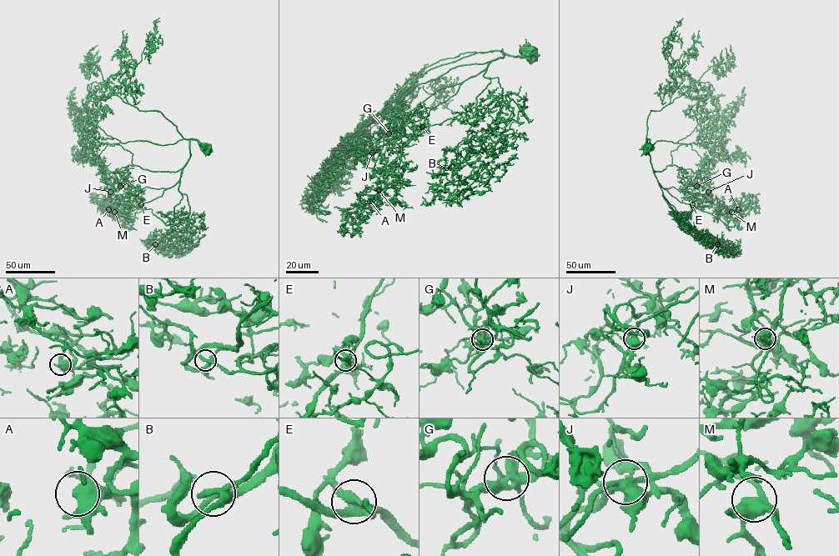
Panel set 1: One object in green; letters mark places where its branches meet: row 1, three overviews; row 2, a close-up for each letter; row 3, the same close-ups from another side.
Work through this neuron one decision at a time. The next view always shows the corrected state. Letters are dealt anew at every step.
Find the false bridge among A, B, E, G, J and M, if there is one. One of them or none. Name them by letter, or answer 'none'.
none

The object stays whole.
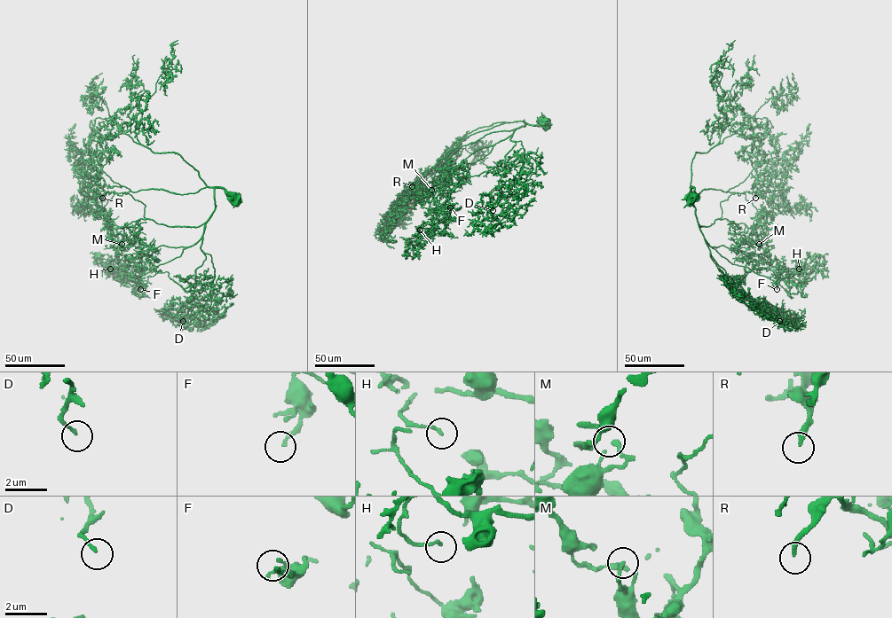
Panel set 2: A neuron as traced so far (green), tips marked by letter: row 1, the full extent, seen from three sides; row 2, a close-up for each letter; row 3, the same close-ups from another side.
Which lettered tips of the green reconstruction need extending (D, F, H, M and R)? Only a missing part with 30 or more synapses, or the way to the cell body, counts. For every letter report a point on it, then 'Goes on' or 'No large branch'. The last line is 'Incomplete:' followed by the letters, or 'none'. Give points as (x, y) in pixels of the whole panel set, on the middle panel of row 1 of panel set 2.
D: Place: (493, 210). Goes on
F: Place: (450, 207). No large branch
H: Place: (420, 230). No large branch
M: Place: (431, 190). No large branch
R: Place: (412, 186). Goes on
Incomplete: D, R

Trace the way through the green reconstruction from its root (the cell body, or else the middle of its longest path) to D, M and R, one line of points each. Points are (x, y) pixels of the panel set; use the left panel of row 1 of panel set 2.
D: (234, 198), (214, 188), (215, 210), (201, 246), (206, 259), (195, 269), (195, 288), (174, 315), (183, 321)
M: (234, 198), (223, 188), (214, 188), (215, 210), (191, 246), (161, 245), (122, 254), (122, 244)
R: (234, 198), (223, 188), (206, 187), (184, 194), (154, 189), (109, 193), (105, 191), (102, 198)

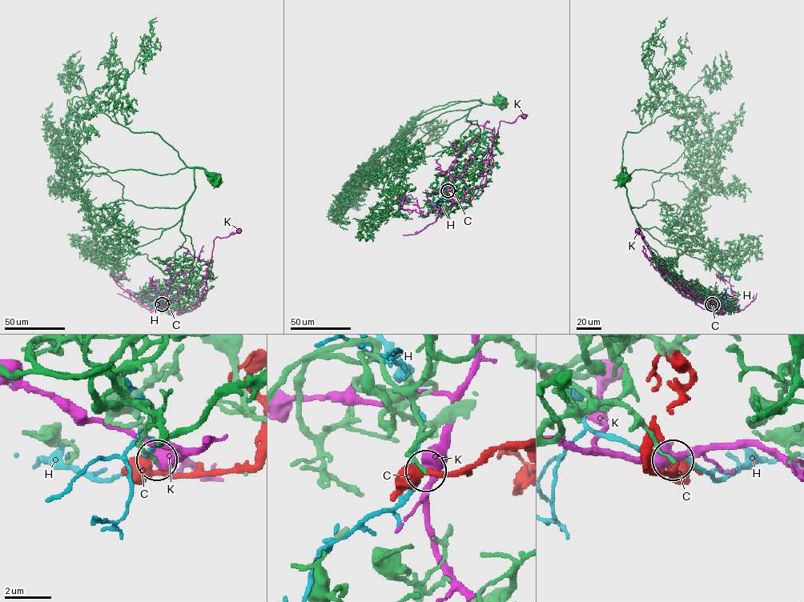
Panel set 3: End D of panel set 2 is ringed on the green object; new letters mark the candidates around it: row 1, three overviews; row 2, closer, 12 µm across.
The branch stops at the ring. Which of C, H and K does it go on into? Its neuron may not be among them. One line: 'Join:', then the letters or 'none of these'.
Join: C

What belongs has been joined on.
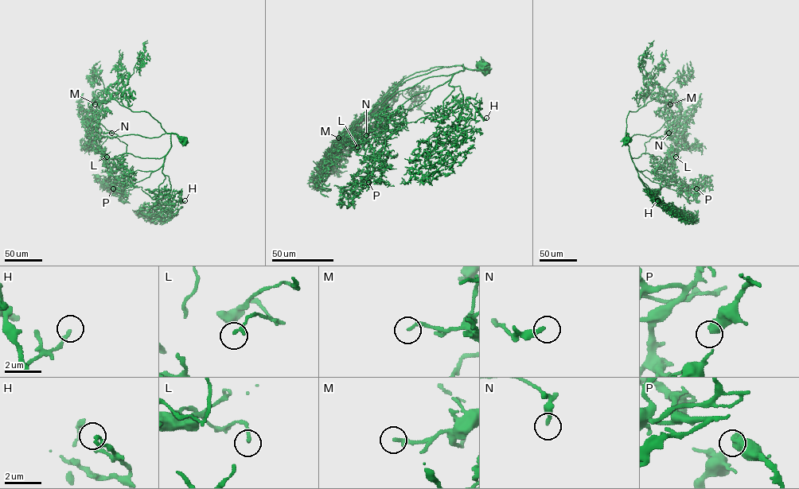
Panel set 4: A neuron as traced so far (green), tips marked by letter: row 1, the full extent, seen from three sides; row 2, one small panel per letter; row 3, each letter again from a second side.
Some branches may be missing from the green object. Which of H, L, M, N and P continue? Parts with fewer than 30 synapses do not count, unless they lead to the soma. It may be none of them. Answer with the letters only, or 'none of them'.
none of them

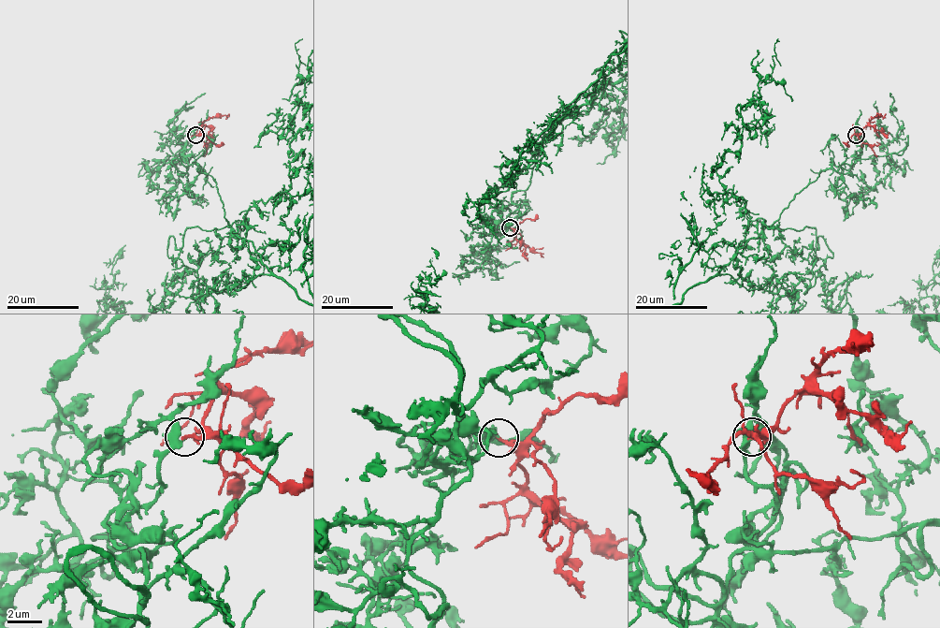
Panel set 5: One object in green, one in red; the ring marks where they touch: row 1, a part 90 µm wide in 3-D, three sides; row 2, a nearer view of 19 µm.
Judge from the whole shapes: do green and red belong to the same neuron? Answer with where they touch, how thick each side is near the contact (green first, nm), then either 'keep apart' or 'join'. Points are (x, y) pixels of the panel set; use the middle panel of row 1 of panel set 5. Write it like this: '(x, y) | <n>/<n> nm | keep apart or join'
(510, 227) | 240/240 nm | join

